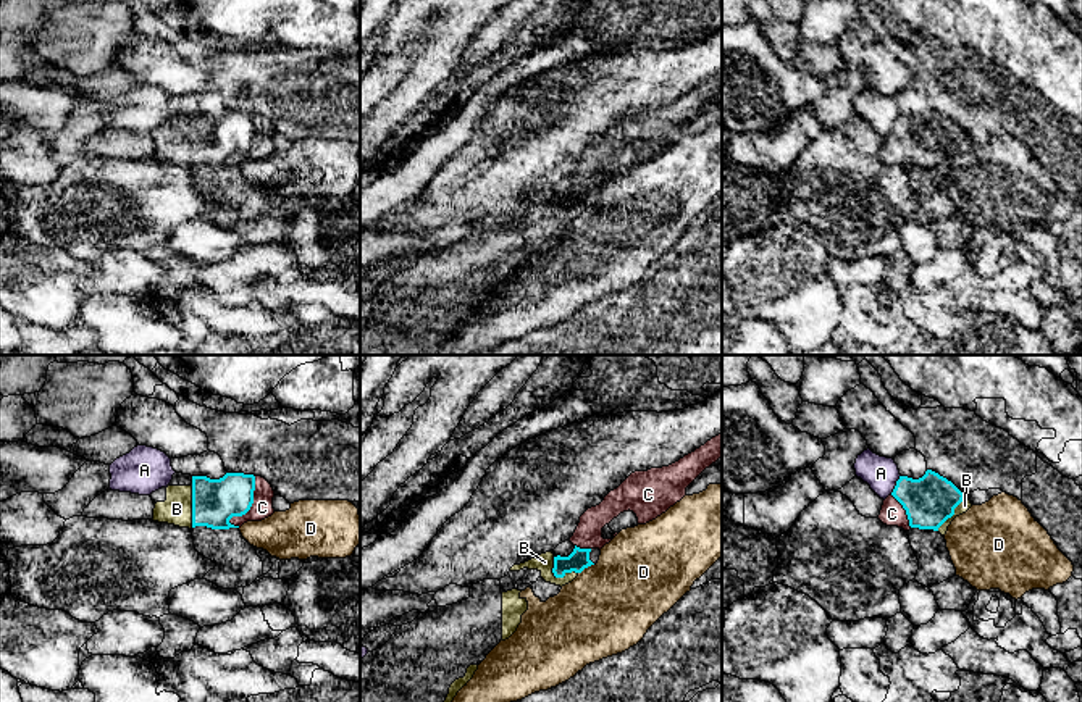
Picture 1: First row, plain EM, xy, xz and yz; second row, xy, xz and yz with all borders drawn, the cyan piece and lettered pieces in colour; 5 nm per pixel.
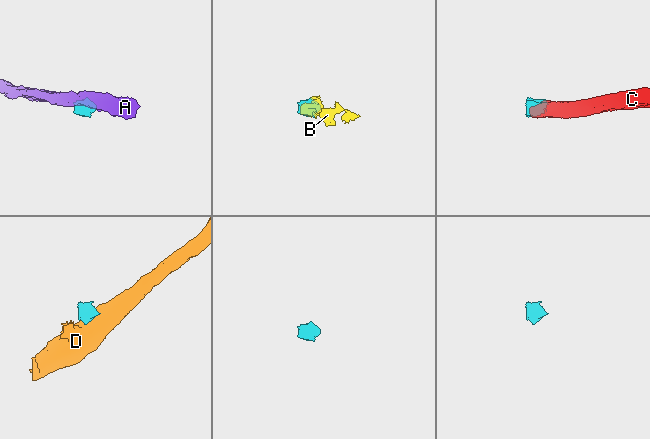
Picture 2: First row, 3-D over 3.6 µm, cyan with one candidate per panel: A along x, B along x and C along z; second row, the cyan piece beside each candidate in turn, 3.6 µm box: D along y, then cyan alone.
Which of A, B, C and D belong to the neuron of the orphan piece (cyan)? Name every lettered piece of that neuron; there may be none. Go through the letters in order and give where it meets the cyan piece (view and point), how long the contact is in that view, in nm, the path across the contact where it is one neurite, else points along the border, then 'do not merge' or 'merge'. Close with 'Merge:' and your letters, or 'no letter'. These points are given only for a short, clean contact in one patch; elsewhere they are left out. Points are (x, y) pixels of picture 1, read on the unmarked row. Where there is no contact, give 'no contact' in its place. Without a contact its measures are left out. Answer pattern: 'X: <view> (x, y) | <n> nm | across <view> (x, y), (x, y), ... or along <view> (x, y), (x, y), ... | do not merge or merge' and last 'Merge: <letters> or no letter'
A: yz (897, 123) | 120 nm | along yz (900, 113), (890, 133) | do not merge
B: xz (557, 215) | 150 nm | across xz (578, 197), (557, 215), (545, 200) | merge
C: xy (251, 144) | 280 nm | across xy (215, 141), (251, 144), (262, 146) | merge
D: xz (585, 205) | 90 nm | along xz (593, 202), (578, 212) | do not merge
Merge: B, C

